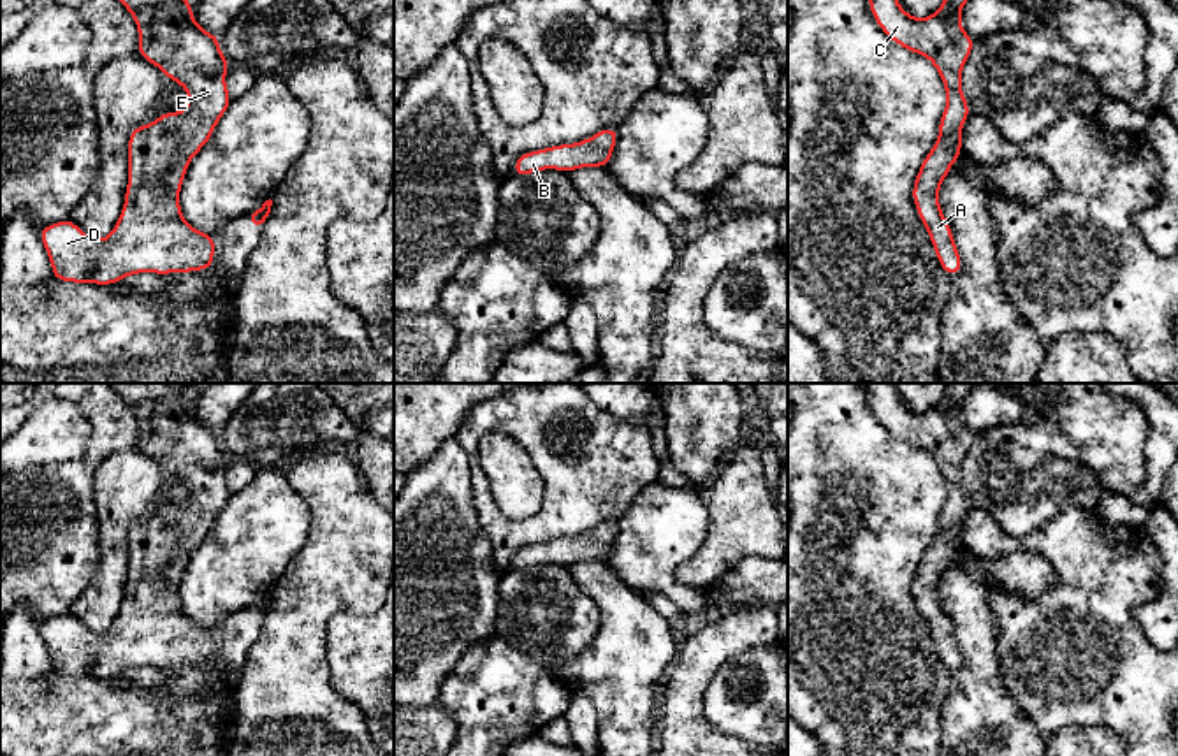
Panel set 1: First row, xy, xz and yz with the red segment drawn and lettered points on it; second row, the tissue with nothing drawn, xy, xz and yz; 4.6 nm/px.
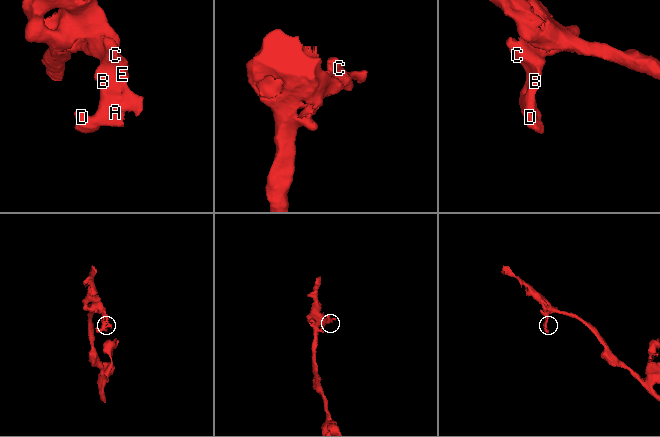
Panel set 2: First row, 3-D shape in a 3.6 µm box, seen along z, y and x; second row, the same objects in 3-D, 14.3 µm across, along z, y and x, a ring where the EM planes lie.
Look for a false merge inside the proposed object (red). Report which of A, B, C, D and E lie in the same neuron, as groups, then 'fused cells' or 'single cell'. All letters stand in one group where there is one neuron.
A B C D E; single cell

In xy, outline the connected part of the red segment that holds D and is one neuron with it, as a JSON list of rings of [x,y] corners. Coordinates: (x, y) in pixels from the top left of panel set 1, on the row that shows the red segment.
[[[120,0],[137,30],[137,53],[179,83],[190,100],[181,113],[162,113],[155,121],[135,127],[128,137],[128,186],[121,216],[105,239],[86,236],[70,218],[39,230],[53,278],[72,283],[113,285],[137,273],[192,273],[215,267],[215,234],[195,230],[183,216],[179,190],[190,160],[211,139],[232,98],[225,86],[230,62],[220,51],[220,39],[200,28],[190,0]]]

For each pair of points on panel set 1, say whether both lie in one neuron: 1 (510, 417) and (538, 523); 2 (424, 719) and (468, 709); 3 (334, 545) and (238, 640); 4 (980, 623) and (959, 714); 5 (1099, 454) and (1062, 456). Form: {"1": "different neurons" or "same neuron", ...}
{"1": "same neuron", "2": "different neurons", "3": "different neurons", "4": "same neuron", "5": "different neurons"}

